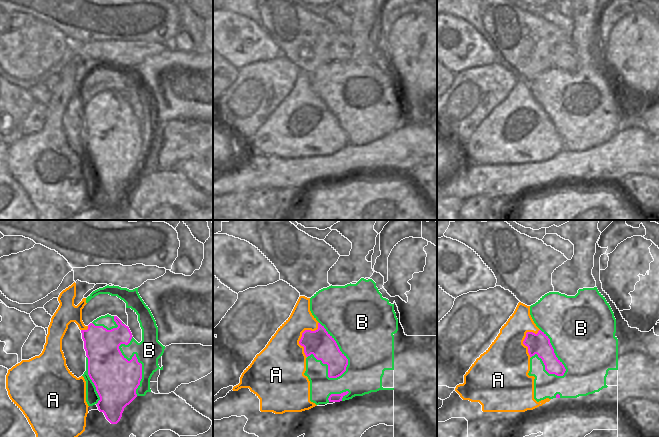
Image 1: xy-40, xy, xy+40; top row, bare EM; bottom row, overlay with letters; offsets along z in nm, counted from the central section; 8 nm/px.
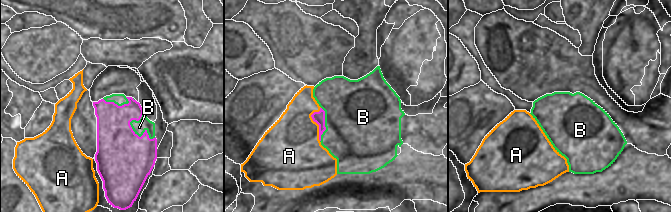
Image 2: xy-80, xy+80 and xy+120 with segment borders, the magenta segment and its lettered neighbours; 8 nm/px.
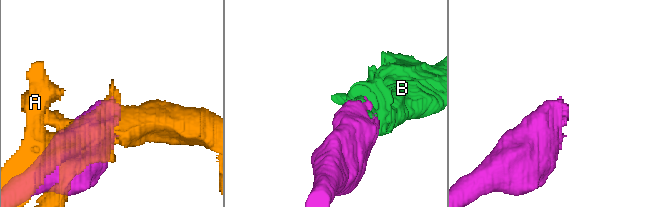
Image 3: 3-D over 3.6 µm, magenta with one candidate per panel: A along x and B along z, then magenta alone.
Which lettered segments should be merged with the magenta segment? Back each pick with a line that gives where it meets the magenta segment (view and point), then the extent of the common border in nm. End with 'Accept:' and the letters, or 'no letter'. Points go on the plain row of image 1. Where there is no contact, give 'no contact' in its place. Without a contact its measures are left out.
Accept: no letter

